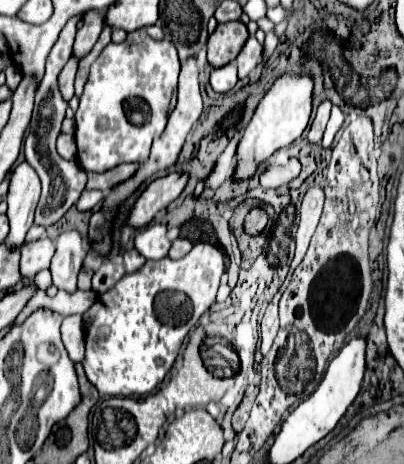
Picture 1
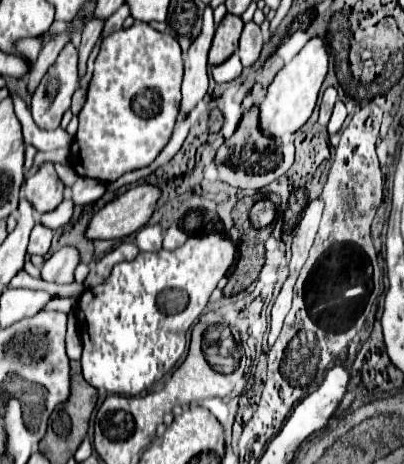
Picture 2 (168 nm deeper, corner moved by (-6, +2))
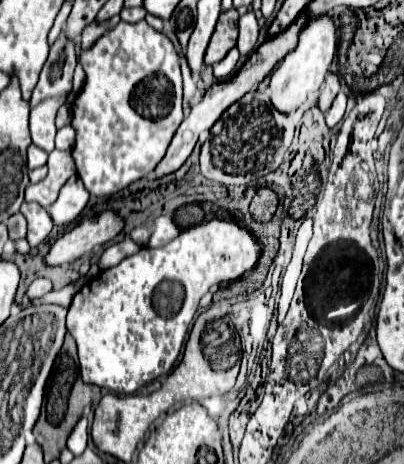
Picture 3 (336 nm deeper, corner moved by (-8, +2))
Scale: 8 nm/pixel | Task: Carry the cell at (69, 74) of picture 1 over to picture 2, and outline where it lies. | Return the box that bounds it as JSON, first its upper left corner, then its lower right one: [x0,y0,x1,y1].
[78,17,104,79]

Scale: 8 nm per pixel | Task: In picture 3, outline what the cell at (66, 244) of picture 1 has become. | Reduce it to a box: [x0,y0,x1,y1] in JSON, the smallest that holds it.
[26,279,52,301]

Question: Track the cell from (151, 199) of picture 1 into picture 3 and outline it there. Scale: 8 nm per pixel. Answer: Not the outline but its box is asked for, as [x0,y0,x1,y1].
[44,211,124,267]

